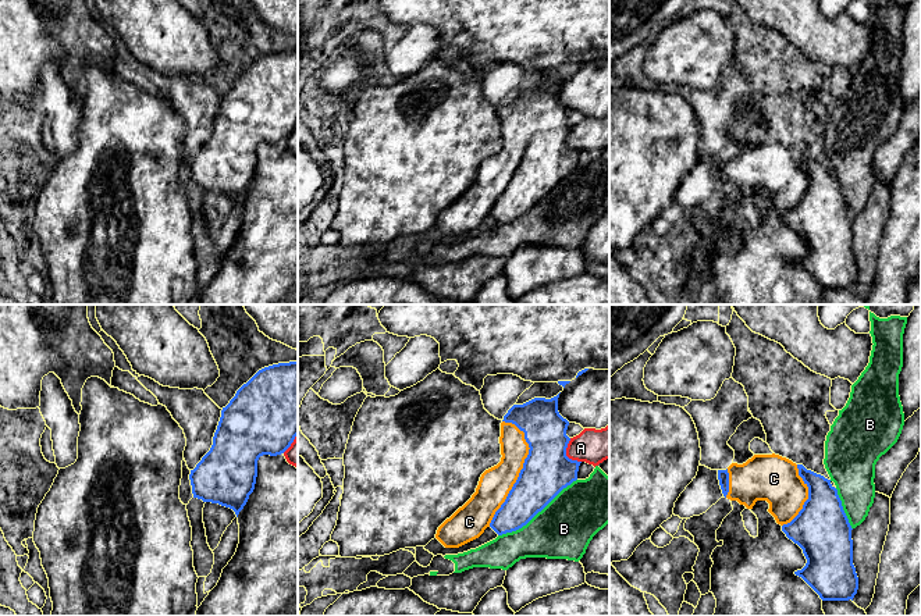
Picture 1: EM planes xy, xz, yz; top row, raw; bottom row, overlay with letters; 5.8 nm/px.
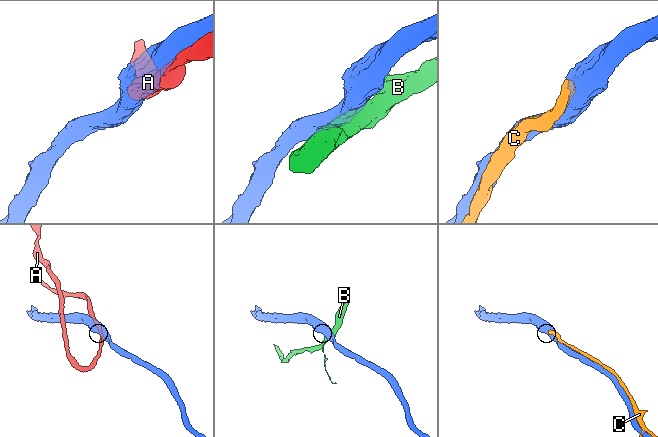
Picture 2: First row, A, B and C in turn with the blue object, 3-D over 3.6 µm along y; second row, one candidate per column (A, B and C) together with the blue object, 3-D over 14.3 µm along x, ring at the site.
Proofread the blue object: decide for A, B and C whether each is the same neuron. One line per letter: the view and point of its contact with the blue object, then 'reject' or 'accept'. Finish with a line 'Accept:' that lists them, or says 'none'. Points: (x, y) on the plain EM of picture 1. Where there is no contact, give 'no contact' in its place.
A: contact xz (565, 142); reject
B: contact xz (537, 200); reject
C: contact xz (521, 159); accept
Accept: C

